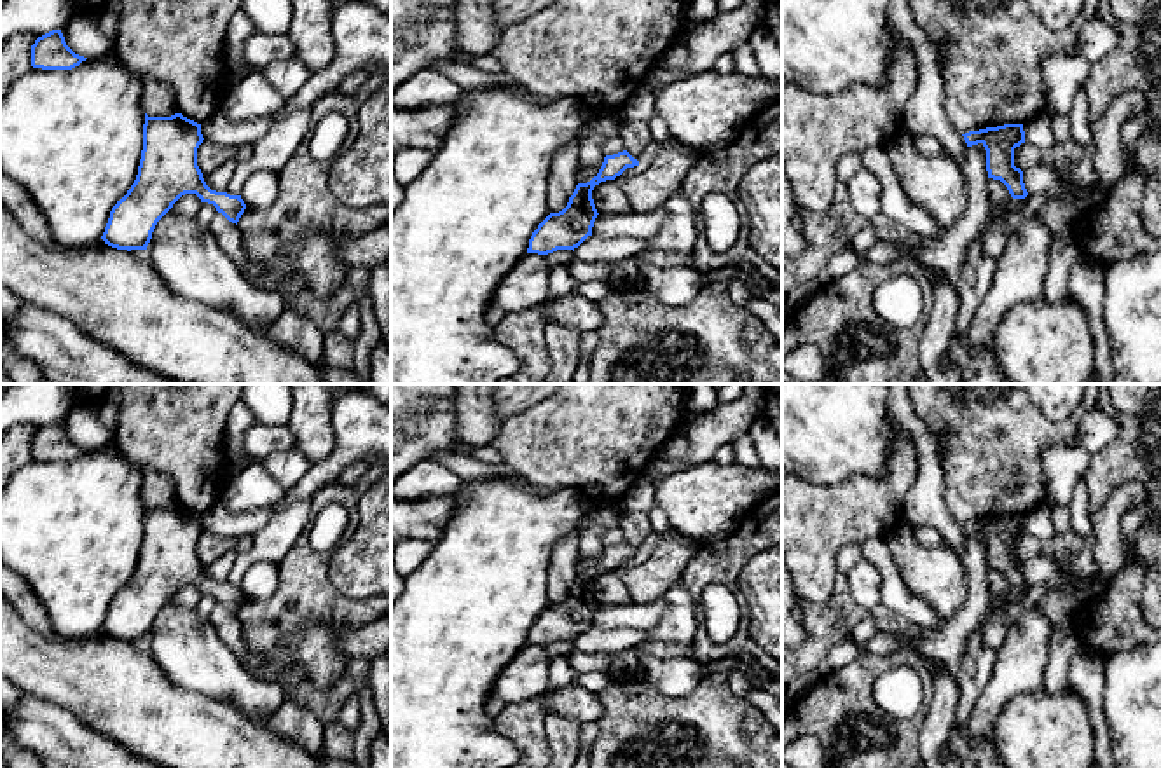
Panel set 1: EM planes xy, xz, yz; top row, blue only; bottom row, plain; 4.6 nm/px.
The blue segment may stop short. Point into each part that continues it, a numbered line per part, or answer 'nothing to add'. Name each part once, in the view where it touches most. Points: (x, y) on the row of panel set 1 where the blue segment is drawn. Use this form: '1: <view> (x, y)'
nothing to add

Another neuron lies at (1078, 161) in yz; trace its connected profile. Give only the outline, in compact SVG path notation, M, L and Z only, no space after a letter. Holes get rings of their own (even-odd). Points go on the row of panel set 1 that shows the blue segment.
M1074 140L1056 143L1051 148L1037 148L1028 141L1014 148L1014 166L1027 171L1034 164L1046 164L1053 171L1063 169L1068 182L1082 187L1102 187L1096 173L1095 147L1084 147Z

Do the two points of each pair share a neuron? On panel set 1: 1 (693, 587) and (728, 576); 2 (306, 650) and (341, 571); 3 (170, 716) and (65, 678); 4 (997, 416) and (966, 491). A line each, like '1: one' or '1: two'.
1: one
2: two
3: one
4: one

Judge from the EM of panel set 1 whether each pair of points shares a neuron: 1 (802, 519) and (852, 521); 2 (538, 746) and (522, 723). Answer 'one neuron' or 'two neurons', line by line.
1: one neuron
2: one neuron

